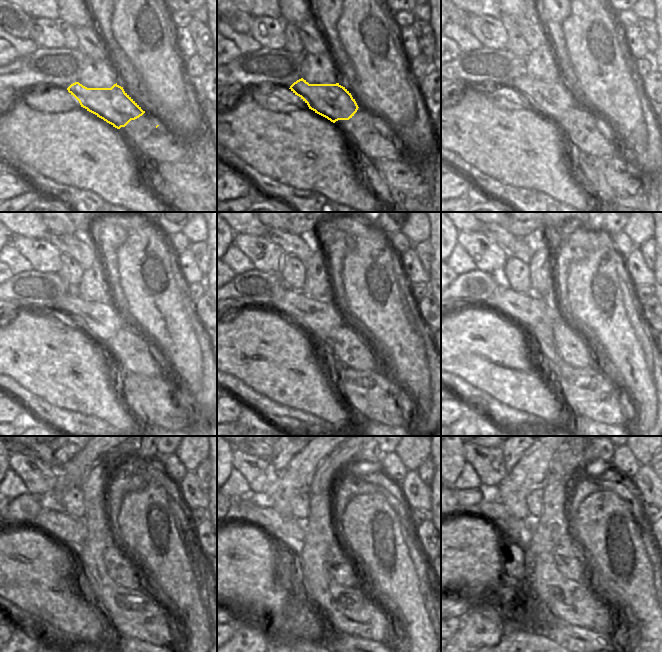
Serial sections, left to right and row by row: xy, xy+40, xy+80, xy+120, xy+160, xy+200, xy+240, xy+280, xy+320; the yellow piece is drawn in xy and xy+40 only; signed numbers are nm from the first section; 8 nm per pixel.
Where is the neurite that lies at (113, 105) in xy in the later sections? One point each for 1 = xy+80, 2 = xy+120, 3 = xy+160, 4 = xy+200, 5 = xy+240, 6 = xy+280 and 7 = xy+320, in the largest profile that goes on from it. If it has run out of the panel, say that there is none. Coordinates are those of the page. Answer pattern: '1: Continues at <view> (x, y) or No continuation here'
1: Continues at xy+80 (552, 99)
2: Continues at xy+120 (101, 322)
3: Continues at xy+160 (321, 316)
4: Continues at xy+200 (526, 309)
5: Continues at xy+240 (59, 526)
6: Continues at xy+280 (284, 529)
7: Continues at xy+320 (489, 510)

